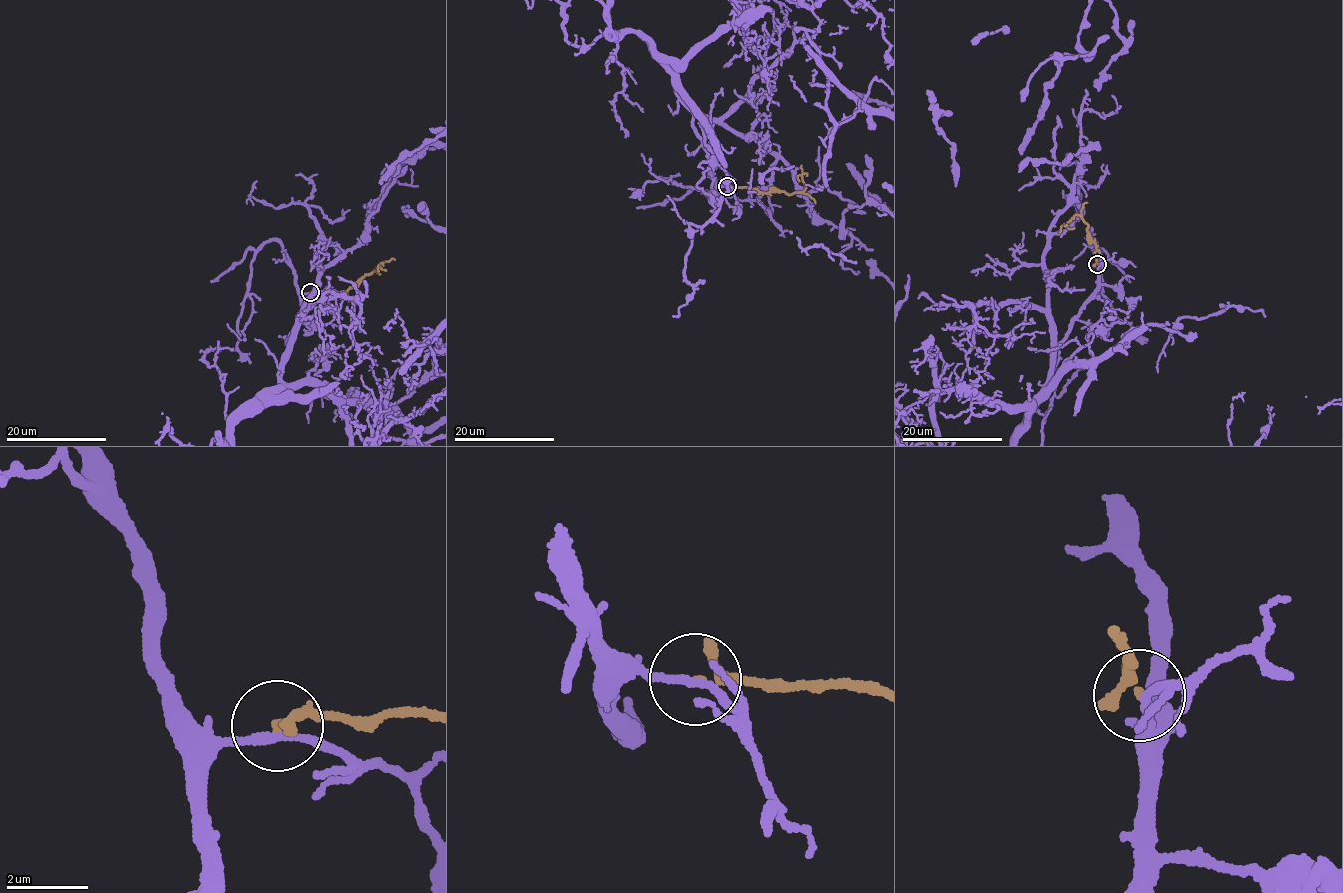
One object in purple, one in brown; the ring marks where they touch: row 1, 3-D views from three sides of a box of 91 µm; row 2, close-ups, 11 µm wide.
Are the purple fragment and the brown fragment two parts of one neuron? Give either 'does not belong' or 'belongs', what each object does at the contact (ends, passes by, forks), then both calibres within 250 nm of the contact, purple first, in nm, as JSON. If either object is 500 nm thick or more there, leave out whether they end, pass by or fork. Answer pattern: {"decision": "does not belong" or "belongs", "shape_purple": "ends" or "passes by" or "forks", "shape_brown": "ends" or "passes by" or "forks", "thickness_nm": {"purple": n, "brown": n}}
{"decision": "does not belong", "shape_purple": "passes by", "shape_brown": "passes by", "thickness_nm": {"purple": 190, "brown": 160}}

